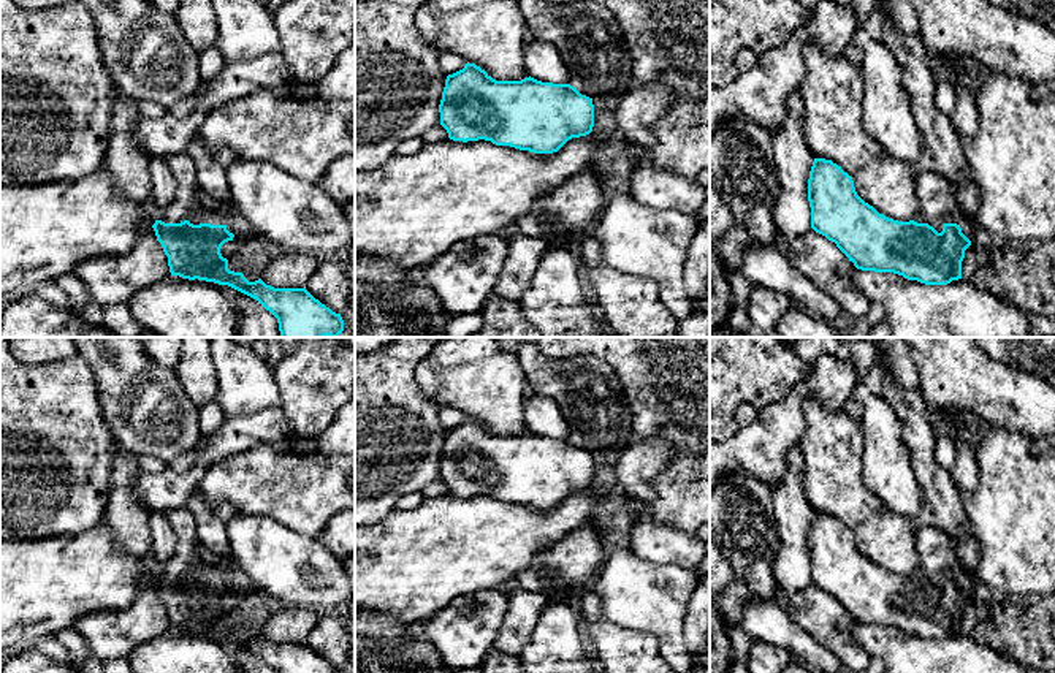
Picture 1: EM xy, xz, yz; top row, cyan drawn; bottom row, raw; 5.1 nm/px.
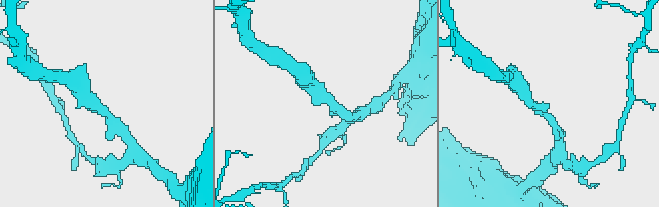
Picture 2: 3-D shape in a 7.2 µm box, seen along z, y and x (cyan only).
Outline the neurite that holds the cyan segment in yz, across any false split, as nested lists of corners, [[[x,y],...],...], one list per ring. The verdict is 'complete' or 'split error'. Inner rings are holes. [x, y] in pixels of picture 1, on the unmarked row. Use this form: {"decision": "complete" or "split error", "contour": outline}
{"decision": "split error", "contour": [[[814,513],[808,534],[811,583],[835,597],[857,624],[893,627],[925,640],[947,640],[962,633],[965,605],[977,580],[957,556],[957,543],[944,530],[919,527],[916,548],[919,564],[909,576],[898,576],[879,568],[855,546],[852,532],[836,518]]]}

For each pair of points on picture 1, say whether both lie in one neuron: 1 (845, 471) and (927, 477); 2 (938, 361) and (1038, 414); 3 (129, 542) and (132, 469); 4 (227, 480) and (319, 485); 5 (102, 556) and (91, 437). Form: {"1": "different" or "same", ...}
{"1": "different", "2": "same", "3": "same", "4": "same", "5": "different"}

